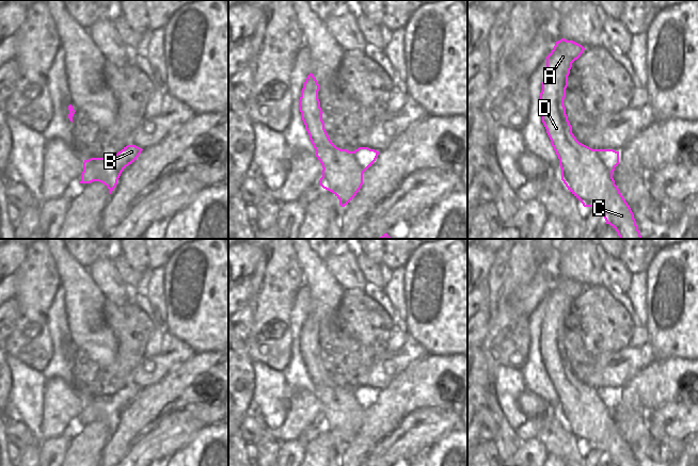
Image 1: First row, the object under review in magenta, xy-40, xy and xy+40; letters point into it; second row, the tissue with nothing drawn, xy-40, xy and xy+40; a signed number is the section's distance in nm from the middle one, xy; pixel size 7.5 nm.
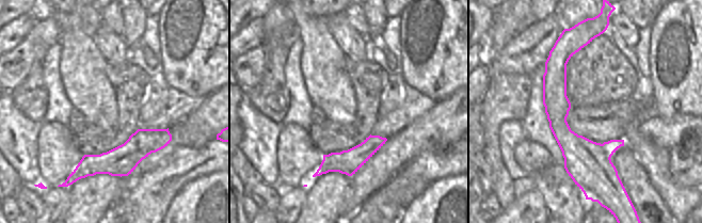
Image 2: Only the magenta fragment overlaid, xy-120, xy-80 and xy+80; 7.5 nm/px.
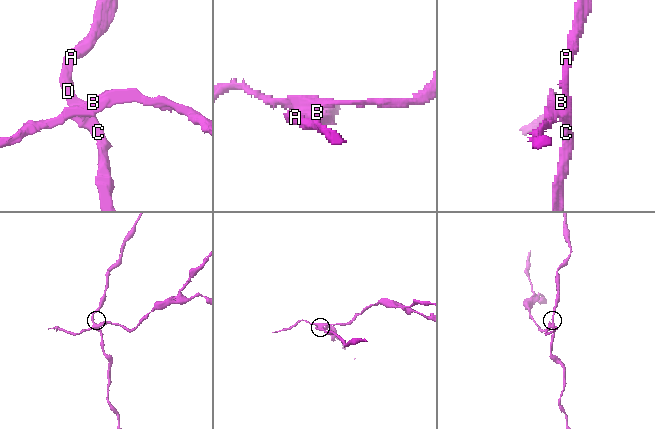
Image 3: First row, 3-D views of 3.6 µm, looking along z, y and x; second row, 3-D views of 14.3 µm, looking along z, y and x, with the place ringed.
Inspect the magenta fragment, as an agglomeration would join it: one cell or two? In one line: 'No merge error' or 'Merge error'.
Merge error

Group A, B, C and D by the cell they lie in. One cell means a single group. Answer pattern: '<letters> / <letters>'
A C D / B

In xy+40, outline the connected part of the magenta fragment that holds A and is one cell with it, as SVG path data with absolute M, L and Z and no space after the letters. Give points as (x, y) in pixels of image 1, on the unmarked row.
M561 277L555 282L546 298L546 310L540 332L540 353L551 383L559 398L561 419L568 429L583 443L584 446L597 446L604 451L606 463L613 466L637 466L634 453L615 423L613 409L602 400L598 388L592 388L580 382L572 372L568 359L564 338L568 325L568 315L572 302L577 299L585 287L573 280Z

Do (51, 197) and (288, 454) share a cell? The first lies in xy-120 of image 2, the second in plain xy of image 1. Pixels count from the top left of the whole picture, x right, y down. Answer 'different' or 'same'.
same

